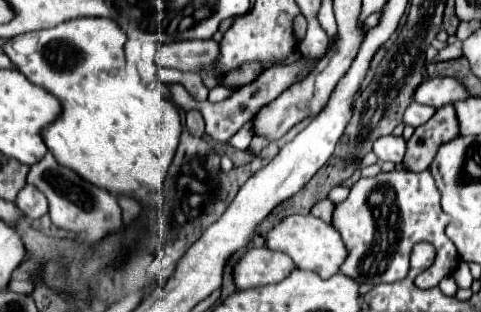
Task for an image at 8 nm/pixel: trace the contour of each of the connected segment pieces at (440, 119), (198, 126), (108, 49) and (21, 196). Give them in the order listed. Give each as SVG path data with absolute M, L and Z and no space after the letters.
M446 105L436 109L436 113L420 127L416 127L414 135L408 141L404 165L408 171L424 171L430 167L438 143L446 143L458 135L458 121L454 113L454 105Z
M188 111L186 113L186 129L194 137L202 137L204 135L204 119L202 119L200 111Z
M78 17L50 29L8 39L2 49L20 73L24 73L32 83L44 87L62 103L60 115L42 129L44 143L58 163L116 195L128 193L138 201L150 203L150 199L154 199L148 197L150 191L160 189L164 183L166 171L180 143L182 123L178 107L162 93L150 91L142 83L114 83L114 73L118 73L126 63L124 43L126 33L116 25L116 21L102 17Z
M26 185L18 193L18 197L16 197L14 203L22 211L22 215L30 217L30 219L38 219L38 217L42 217L42 215L48 213L48 201L46 201L46 197L36 187L32 187L32 185Z

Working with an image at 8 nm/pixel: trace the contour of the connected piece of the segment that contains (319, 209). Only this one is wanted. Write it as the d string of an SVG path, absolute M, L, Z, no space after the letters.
M322 199L322 201L318 201L318 203L312 207L310 213L312 213L314 217L330 223L330 219L332 219L332 207L334 207L334 203L332 203L330 199Z

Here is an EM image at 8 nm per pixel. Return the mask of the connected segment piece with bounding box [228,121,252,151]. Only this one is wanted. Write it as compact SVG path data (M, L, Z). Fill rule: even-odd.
M248 121L248 123L246 123L246 125L244 125L244 127L242 127L242 129L228 141L228 143L230 143L232 147L244 151L244 149L248 149L250 141L252 141L252 139L250 139L250 121Z

